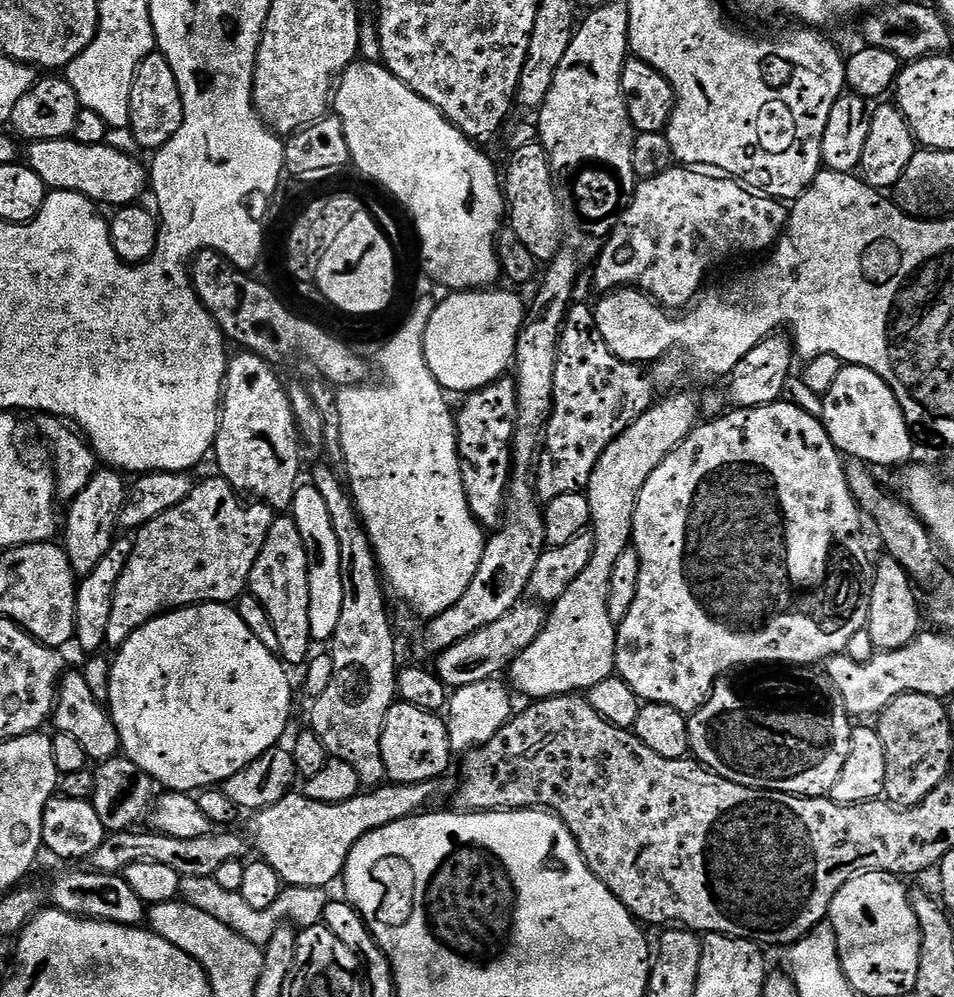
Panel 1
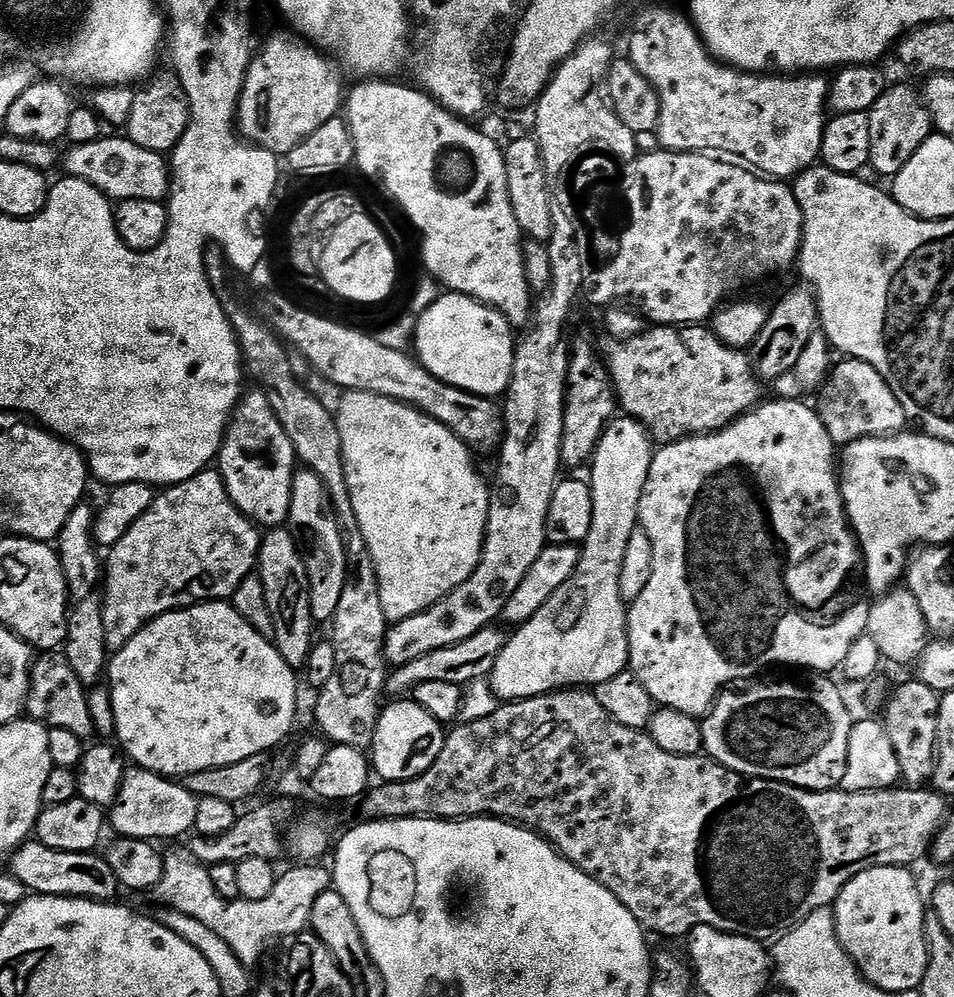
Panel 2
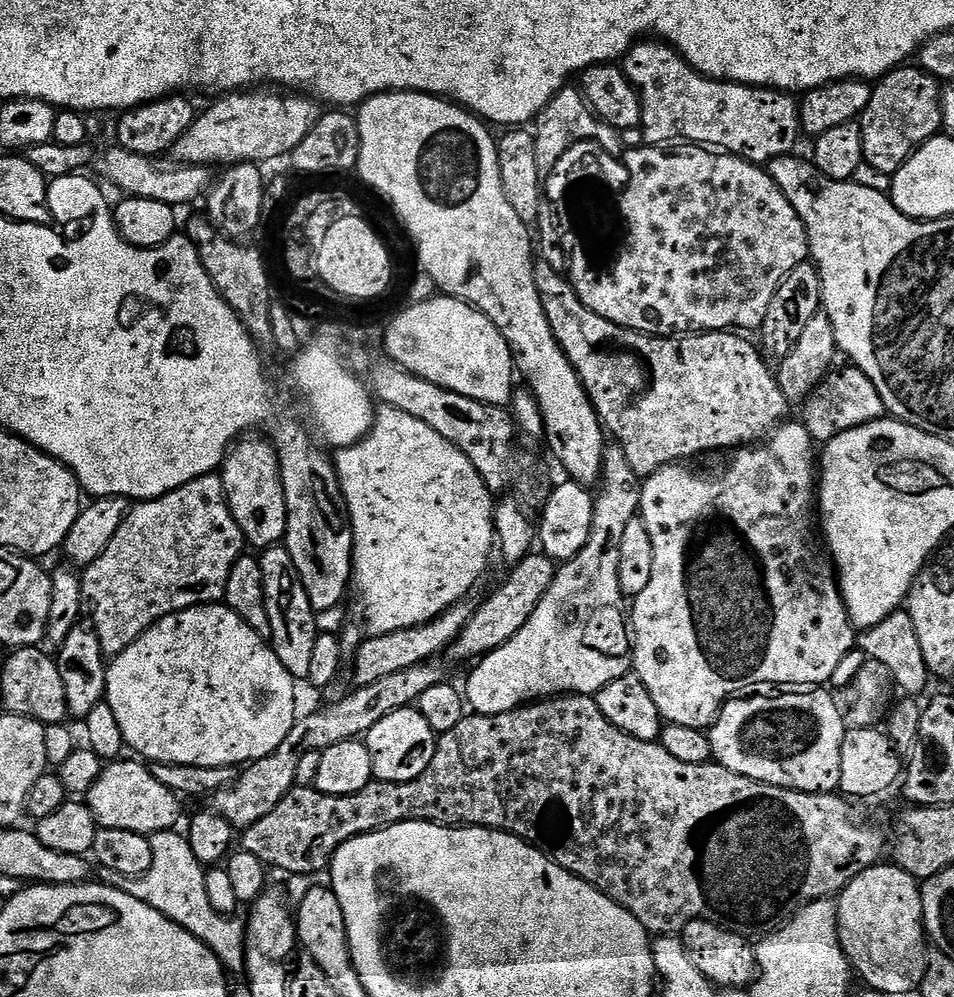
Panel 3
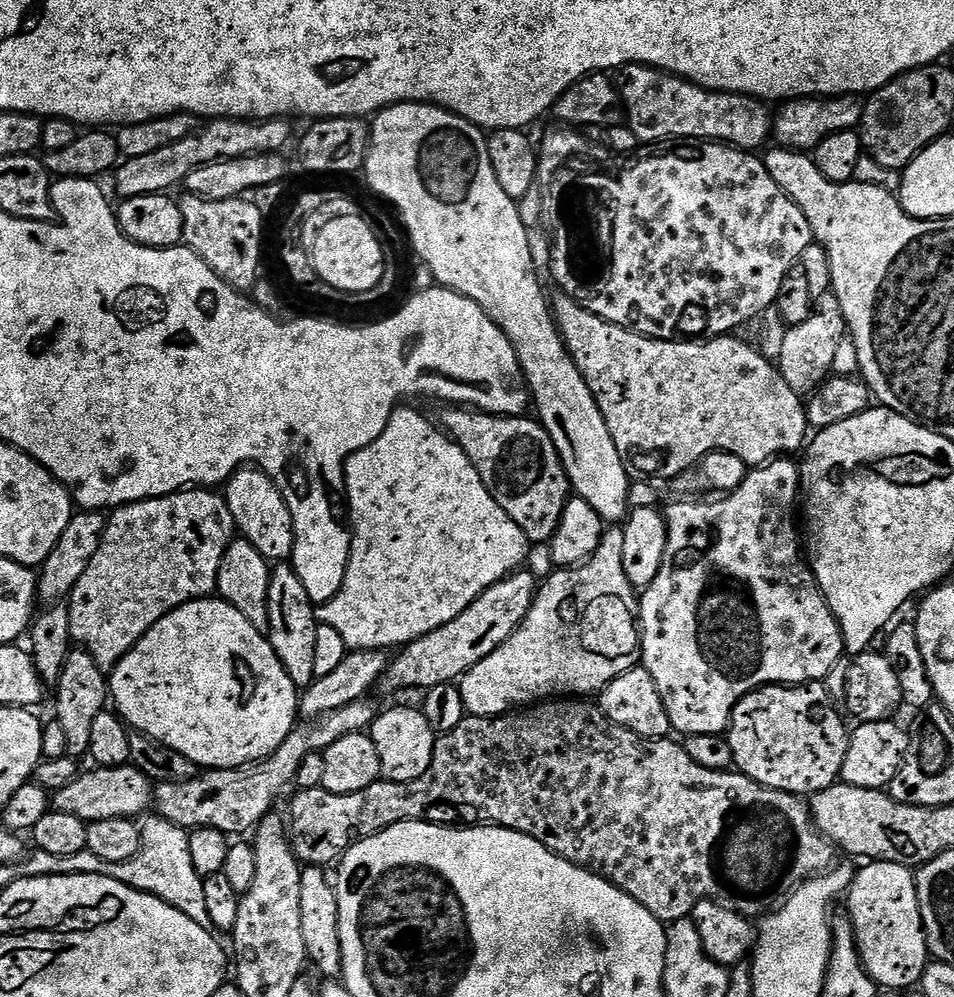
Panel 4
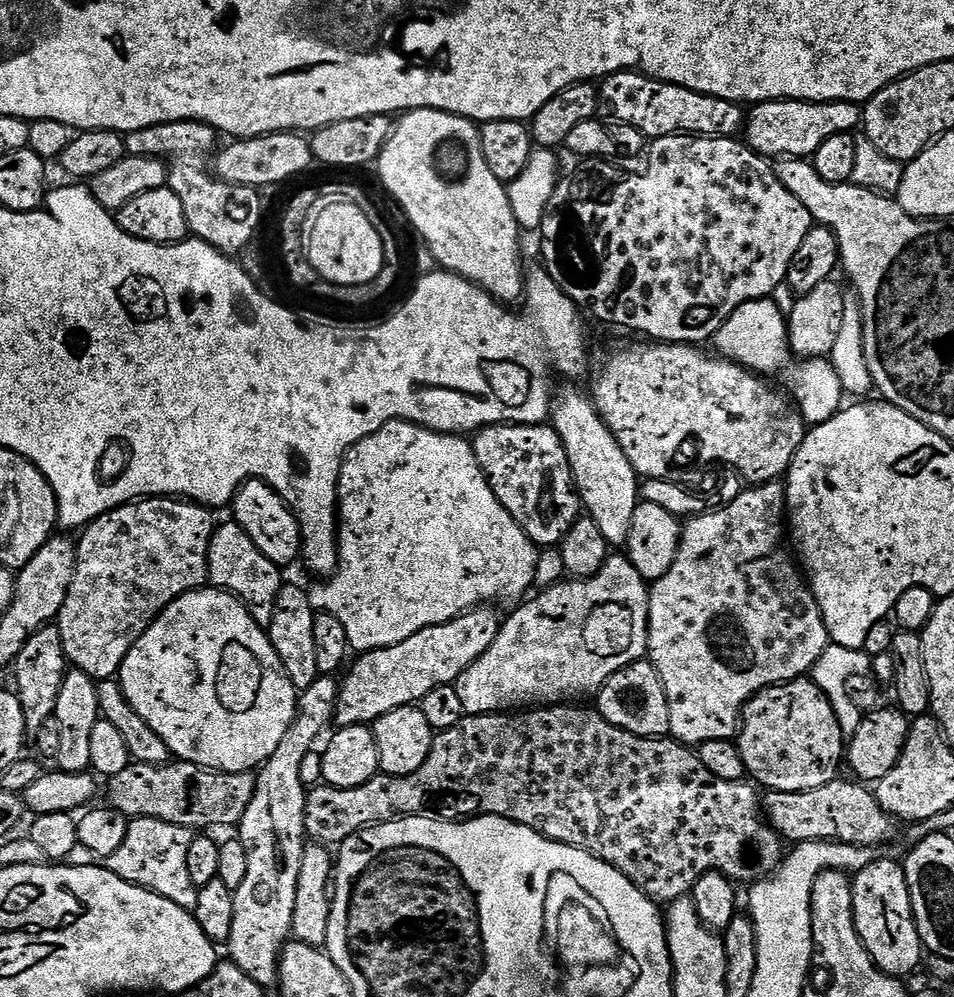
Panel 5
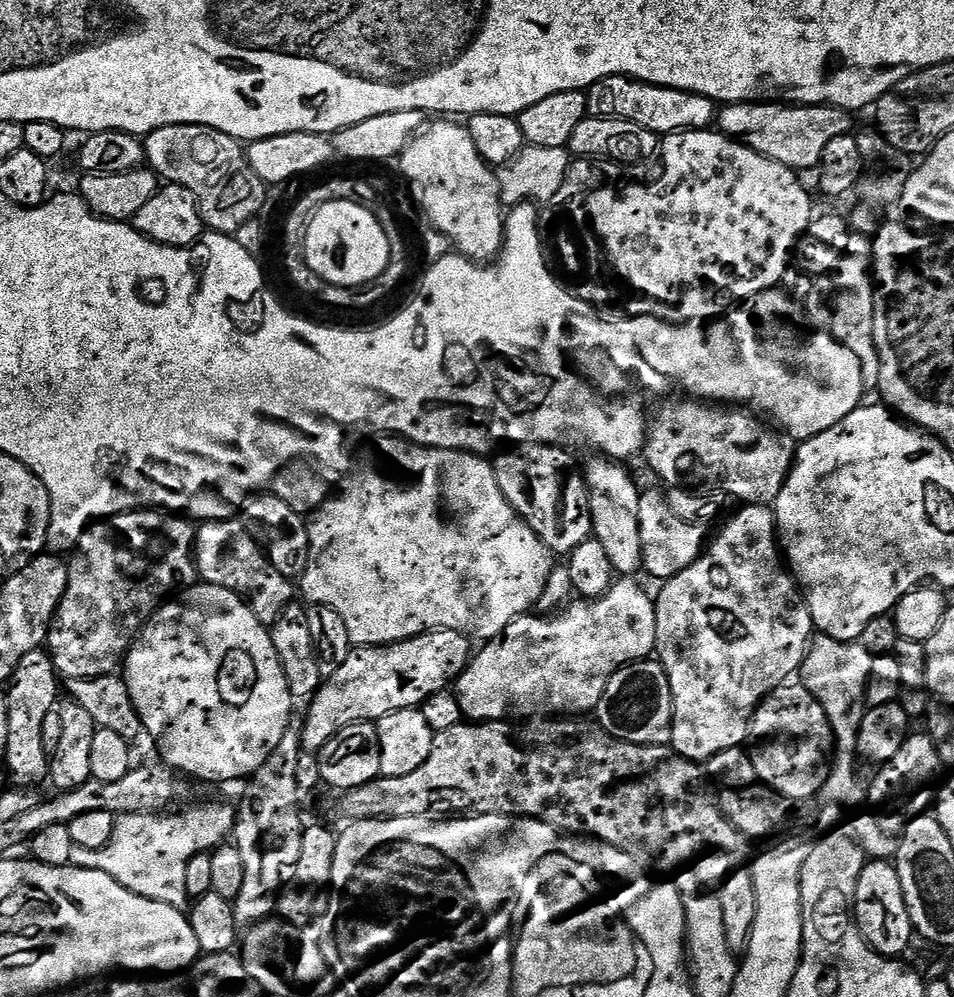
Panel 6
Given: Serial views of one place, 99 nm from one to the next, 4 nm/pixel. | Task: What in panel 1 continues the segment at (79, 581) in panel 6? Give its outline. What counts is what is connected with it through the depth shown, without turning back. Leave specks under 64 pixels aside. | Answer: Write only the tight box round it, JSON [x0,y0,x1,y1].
[106,476,274,645]

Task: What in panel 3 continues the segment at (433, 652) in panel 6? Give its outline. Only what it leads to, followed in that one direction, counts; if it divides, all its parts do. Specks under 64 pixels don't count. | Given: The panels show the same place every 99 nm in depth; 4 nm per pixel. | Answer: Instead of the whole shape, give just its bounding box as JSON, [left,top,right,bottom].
[450,554,557,661]

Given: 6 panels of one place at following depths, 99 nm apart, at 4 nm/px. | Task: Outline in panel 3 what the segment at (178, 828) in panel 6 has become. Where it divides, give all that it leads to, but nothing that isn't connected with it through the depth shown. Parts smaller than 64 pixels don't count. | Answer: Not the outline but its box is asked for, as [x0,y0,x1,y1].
[99,832,245,973]

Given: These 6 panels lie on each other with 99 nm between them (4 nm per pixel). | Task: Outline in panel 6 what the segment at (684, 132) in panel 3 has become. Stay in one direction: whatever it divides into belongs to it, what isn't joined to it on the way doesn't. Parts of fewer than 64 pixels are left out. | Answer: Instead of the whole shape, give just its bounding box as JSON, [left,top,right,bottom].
[586,76,718,134]

